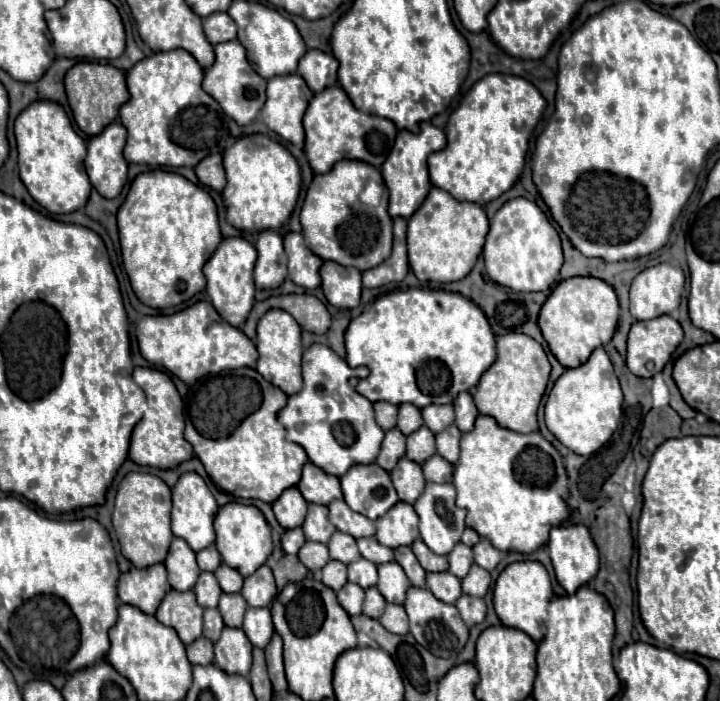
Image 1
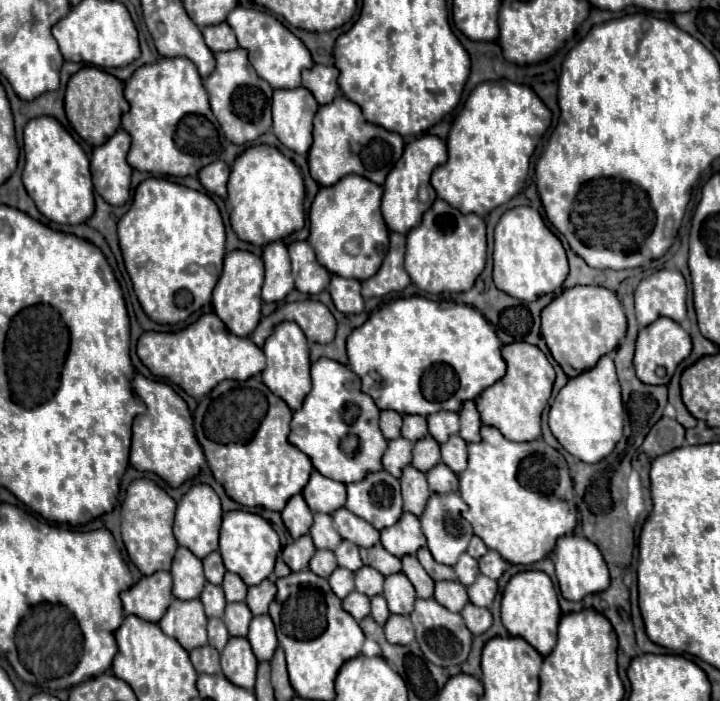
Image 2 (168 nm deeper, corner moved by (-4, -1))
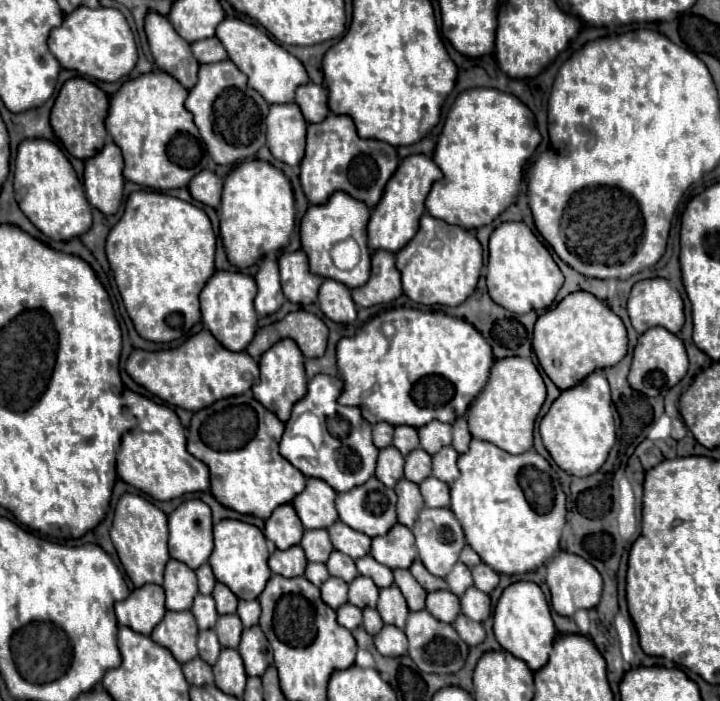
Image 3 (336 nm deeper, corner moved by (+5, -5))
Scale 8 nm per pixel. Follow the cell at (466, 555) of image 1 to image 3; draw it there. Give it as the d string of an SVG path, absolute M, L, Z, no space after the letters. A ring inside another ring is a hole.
M457 562L451 570L451 574L445 578L447 584L449 584L449 590L457 596L461 596L471 584L473 584L473 578L471 578L471 570L467 566L463 566L461 562Z

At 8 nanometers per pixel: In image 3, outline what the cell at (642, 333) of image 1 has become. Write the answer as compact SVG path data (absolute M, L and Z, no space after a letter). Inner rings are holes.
M655 326L655 328L649 328L645 334L641 334L637 340L637 346L633 350L633 364L629 370L629 384L631 388L643 392L645 396L659 396L685 376L687 366L689 366L689 360L687 360L683 342L669 330Z

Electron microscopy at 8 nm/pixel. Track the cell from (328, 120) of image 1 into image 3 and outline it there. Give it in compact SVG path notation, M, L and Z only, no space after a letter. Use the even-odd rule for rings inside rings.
M331 112L323 122L309 124L309 128L307 128L307 150L305 150L305 158L301 160L301 186L311 204L323 204L335 190L345 190L349 196L353 196L353 198L369 204L369 208L373 208L379 202L387 180L397 170L397 164L399 164L399 158L391 144L361 138L355 130L353 120L347 114Z

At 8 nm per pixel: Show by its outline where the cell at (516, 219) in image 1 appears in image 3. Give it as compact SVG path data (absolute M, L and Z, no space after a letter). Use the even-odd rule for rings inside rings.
M503 222L493 230L489 238L487 288L489 296L499 306L515 314L525 314L529 310L545 310L553 304L561 286L563 274L559 266L525 222Z

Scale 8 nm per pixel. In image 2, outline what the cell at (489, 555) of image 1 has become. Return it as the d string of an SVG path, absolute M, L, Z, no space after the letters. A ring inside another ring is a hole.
M488 550L484 558L480 558L480 572L492 580L498 580L506 570L506 562L494 550Z

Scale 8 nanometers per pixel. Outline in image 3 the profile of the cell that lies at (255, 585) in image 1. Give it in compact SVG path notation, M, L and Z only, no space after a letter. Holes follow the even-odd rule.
M239 600L239 608L237 608L237 614L243 622L245 628L257 624L259 620L259 614L261 614L261 606L259 606L259 600Z

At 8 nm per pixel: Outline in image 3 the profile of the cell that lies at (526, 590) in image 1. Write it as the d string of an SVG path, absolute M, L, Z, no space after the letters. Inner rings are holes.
M525 580L515 582L503 590L495 606L495 612L493 612L493 630L503 650L525 660L533 672L539 670L547 662L553 640L557 636L557 630L551 620L551 610L549 610L543 590L535 582L525 582Z

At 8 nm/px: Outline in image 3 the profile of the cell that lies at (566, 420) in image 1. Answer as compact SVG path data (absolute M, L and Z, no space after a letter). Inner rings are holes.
M603 370L591 372L577 386L563 390L551 404L547 416L539 424L539 432L545 448L559 468L573 476L595 474L609 456L615 444L615 422L611 408L611 392Z

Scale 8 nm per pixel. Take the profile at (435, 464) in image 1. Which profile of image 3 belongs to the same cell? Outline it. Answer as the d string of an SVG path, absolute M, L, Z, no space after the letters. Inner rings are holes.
M429 476L425 478L421 484L421 494L423 494L423 500L429 508L445 508L449 506L449 486L441 480L437 480L435 476Z

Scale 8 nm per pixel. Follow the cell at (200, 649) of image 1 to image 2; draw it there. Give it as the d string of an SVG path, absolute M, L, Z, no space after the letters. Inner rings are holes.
M202 646L190 652L190 660L198 674L220 674L220 656L212 646Z

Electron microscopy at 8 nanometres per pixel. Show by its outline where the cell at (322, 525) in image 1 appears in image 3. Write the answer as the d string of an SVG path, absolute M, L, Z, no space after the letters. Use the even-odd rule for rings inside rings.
M305 530L301 538L301 548L305 550L309 562L327 562L329 554L333 552L327 530Z

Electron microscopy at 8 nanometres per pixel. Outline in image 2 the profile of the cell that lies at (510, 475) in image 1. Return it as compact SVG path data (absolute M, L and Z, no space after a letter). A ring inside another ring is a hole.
M482 426L482 440L468 444L468 468L460 478L460 496L468 504L464 518L474 528L474 534L484 540L490 550L496 550L510 564L534 564L546 558L556 540L572 534L576 528L576 508L570 502L572 480L568 476L566 460L560 452L550 448L542 438L532 442L510 442L496 428Z

